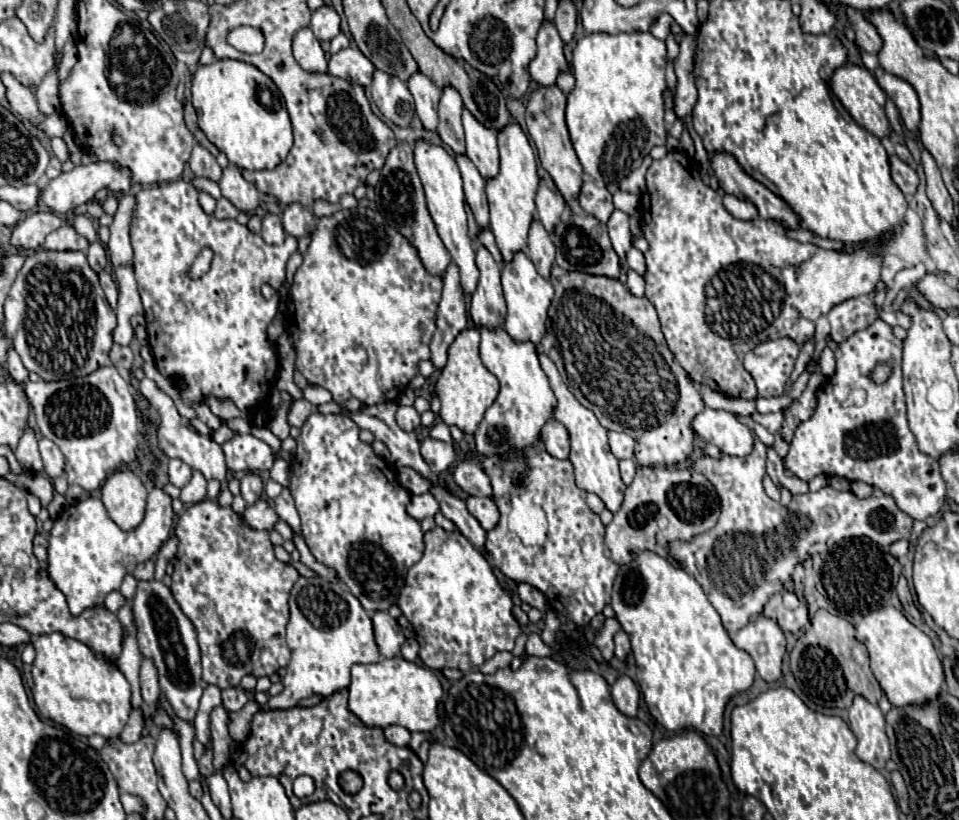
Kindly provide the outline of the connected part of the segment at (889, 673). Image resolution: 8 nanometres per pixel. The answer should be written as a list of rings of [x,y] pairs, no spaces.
[[[885,605],[881,609],[869,611],[855,627],[855,639],[861,641],[871,659],[871,671],[879,681],[881,689],[887,693],[891,705],[903,707],[907,703],[923,705],[941,693],[943,665],[931,639],[919,631],[897,607]]]

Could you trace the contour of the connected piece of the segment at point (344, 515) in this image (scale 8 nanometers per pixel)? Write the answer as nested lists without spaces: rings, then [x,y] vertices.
[[[309,415],[297,437],[289,491],[315,559],[337,569],[367,611],[387,611],[395,605],[407,569],[421,559],[423,531],[419,521],[405,513],[409,491],[397,483],[395,469],[359,439],[359,427],[351,417]]]

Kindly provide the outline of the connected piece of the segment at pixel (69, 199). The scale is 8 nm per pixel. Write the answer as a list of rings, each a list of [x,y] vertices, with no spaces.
[[[105,161],[89,163],[89,165],[79,165],[79,167],[75,167],[69,173],[61,173],[57,179],[49,179],[45,183],[45,187],[41,187],[41,191],[39,191],[39,203],[47,205],[53,213],[69,215],[77,207],[93,201],[95,193],[99,189],[103,189],[103,187],[107,187],[111,191],[123,191],[123,193],[127,193],[131,189],[131,175],[129,175],[129,171],[127,169],[115,169],[113,165],[109,165]]]

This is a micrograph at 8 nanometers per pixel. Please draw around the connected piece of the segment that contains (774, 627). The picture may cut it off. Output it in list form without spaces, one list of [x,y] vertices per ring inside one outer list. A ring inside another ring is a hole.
[[[763,615],[757,617],[749,625],[745,625],[745,629],[733,635],[733,643],[753,657],[757,673],[767,683],[773,683],[781,677],[785,635],[775,619]]]

